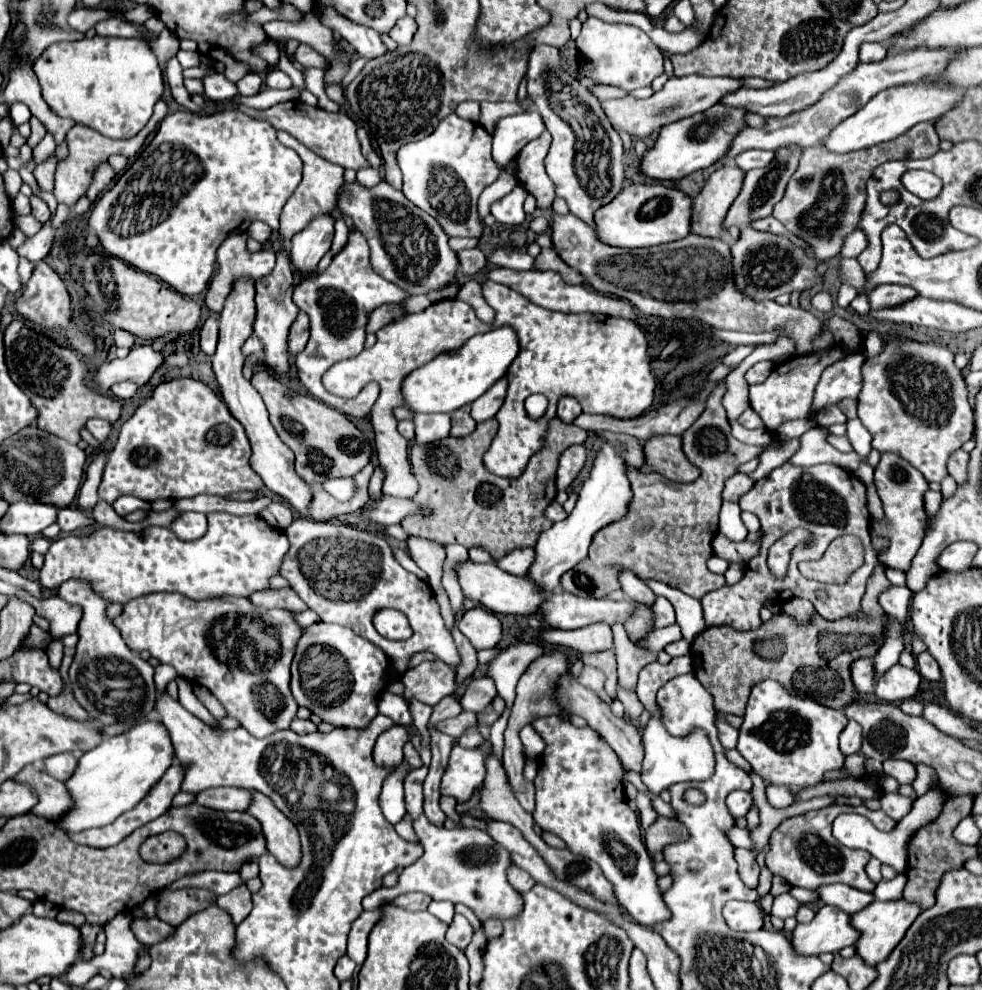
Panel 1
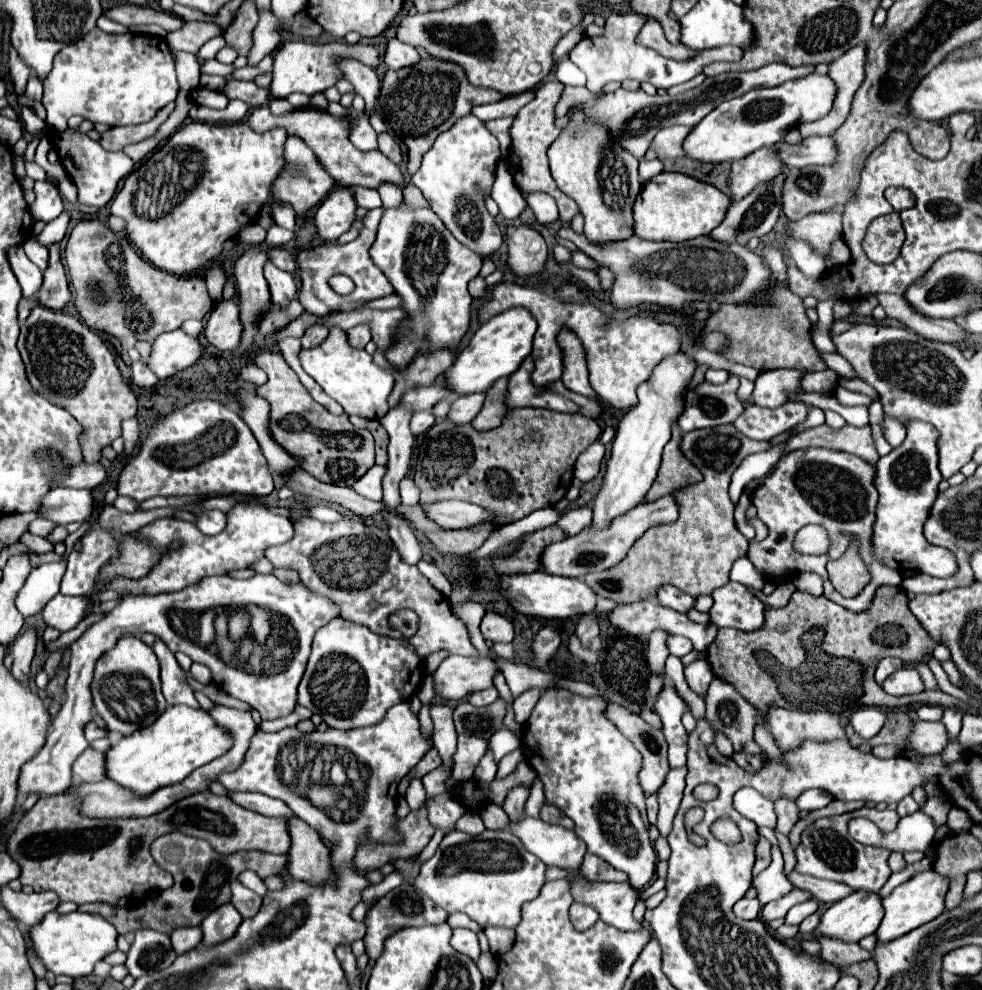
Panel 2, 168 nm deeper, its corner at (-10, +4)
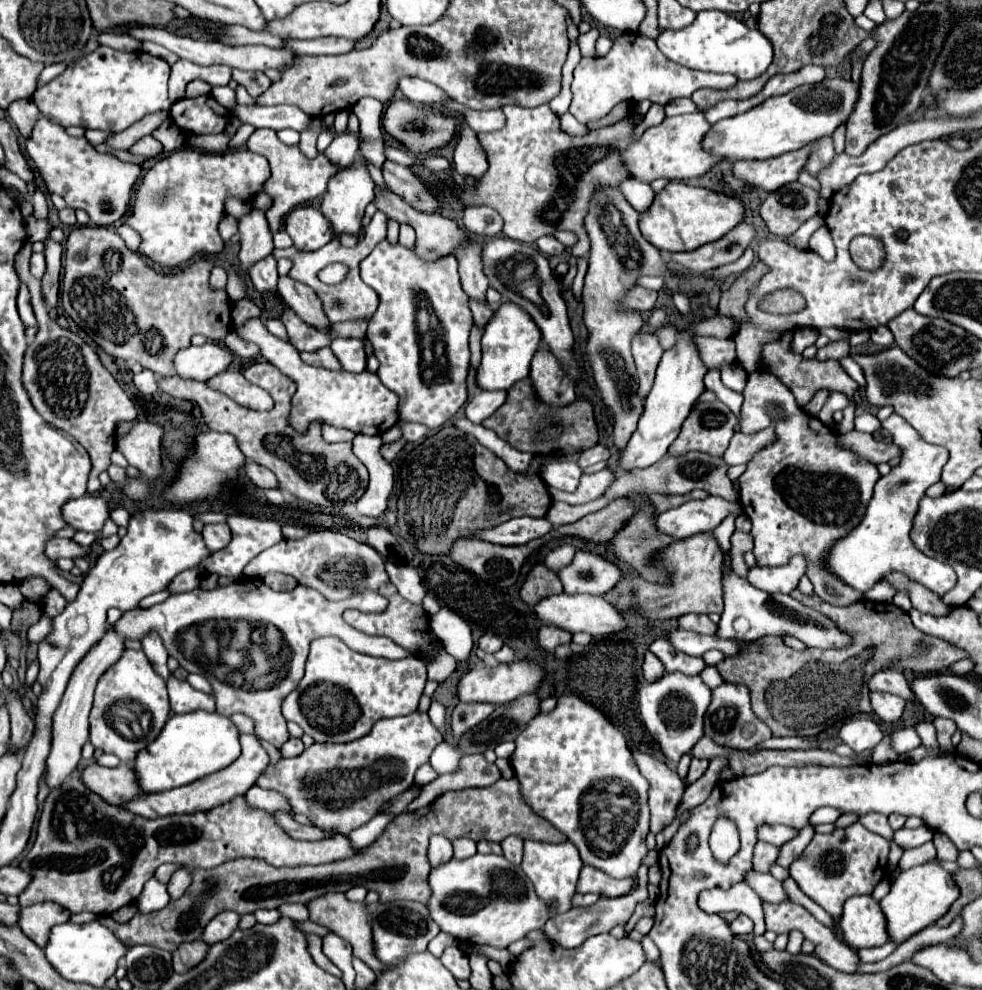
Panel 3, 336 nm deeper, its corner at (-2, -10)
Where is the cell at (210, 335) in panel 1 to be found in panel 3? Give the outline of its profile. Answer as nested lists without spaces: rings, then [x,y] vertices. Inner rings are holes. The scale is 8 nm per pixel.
[[[231,332],[223,342],[225,342],[225,346],[227,346],[235,356],[241,356],[241,358],[255,358],[255,356],[261,354],[259,346],[241,340],[235,332]]]

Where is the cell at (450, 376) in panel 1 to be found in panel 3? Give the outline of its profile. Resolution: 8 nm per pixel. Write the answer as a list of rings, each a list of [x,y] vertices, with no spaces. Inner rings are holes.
[[[503,302],[493,318],[487,322],[483,332],[483,358],[477,370],[477,386],[483,390],[509,390],[515,382],[529,376],[529,366],[533,354],[539,350],[541,330],[535,326],[533,318],[513,302]]]

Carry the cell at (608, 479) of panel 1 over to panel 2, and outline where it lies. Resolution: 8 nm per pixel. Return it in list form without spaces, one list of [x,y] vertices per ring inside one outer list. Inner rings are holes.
[[[677,352],[665,358],[651,374],[651,380],[639,386],[637,396],[639,404],[633,406],[619,422],[615,430],[615,438],[611,442],[611,458],[607,460],[607,470],[603,476],[603,484],[595,496],[593,504],[593,520],[589,528],[607,528],[615,516],[623,516],[631,508],[645,502],[645,496],[657,476],[661,464],[661,452],[667,440],[671,438],[671,422],[679,418],[683,412],[683,390],[693,376],[695,360],[683,352]]]

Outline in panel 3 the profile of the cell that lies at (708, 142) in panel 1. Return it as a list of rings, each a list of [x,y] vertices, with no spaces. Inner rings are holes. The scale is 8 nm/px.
[[[825,78],[821,84],[799,86],[783,96],[769,98],[745,114],[713,124],[711,132],[703,140],[703,146],[705,150],[727,160],[775,158],[779,154],[799,150],[823,136],[831,136],[837,126],[849,120],[857,98],[859,84],[847,78]]]

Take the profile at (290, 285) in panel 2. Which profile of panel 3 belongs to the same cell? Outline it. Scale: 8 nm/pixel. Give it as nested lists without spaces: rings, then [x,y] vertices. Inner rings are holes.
[[[267,256],[259,262],[255,262],[255,266],[251,266],[247,270],[247,276],[251,278],[255,290],[259,292],[271,292],[277,288],[277,260],[273,256]]]

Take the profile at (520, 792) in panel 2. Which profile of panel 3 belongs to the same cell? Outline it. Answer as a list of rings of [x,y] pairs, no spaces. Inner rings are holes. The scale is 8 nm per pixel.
[[[509,836],[501,842],[501,848],[503,848],[503,856],[509,862],[515,862],[515,866],[521,864],[521,858],[523,858],[523,840],[521,838]]]

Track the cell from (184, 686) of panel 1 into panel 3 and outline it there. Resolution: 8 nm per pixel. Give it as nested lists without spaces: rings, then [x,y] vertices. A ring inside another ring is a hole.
[[[241,734],[241,756],[233,764],[229,764],[227,768],[223,768],[223,770],[219,770],[215,774],[209,774],[207,778],[201,778],[199,782],[191,782],[187,786],[181,786],[181,788],[175,788],[175,790],[167,790],[163,794],[143,794],[143,796],[123,804],[123,808],[133,812],[133,814],[145,816],[145,818],[211,810],[211,808],[215,808],[219,804],[229,802],[237,794],[245,794],[251,786],[255,786],[259,774],[263,774],[263,770],[267,766],[269,766],[269,754],[261,746],[259,738],[257,736],[249,736],[249,734]]]

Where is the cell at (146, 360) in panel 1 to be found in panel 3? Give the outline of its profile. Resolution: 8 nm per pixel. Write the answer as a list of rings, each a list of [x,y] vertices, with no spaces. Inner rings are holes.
[[[207,342],[203,346],[191,346],[181,350],[175,356],[175,368],[181,378],[195,378],[195,380],[209,380],[221,372],[225,372],[235,356],[223,344]]]

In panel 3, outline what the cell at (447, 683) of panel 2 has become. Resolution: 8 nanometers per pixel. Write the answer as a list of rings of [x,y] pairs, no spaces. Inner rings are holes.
[[[517,660],[511,664],[497,664],[497,666],[481,666],[465,672],[457,684],[457,694],[461,702],[491,702],[491,704],[507,704],[523,694],[533,694],[539,690],[541,682],[545,678],[545,672],[529,662],[529,660]]]

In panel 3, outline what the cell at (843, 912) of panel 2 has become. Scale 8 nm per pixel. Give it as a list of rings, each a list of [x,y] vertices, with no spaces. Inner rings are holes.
[[[871,894],[851,896],[843,906],[843,916],[839,918],[839,930],[843,938],[853,948],[881,946],[889,942],[885,914]]]

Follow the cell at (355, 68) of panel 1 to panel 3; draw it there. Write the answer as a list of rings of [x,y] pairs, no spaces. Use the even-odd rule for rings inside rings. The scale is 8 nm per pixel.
[[[341,134],[329,144],[325,154],[333,164],[349,166],[357,158],[357,138],[353,134]]]

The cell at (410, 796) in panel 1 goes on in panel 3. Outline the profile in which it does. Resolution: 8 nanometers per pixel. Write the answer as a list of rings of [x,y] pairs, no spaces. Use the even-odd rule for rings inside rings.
[[[431,836],[431,844],[427,850],[427,858],[431,868],[441,866],[443,862],[449,862],[453,858],[453,848],[451,842],[445,836]]]

